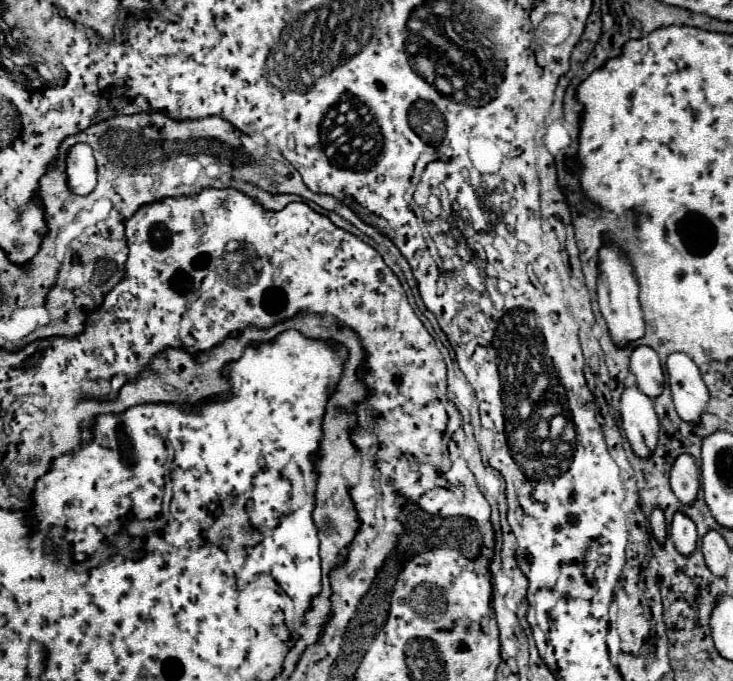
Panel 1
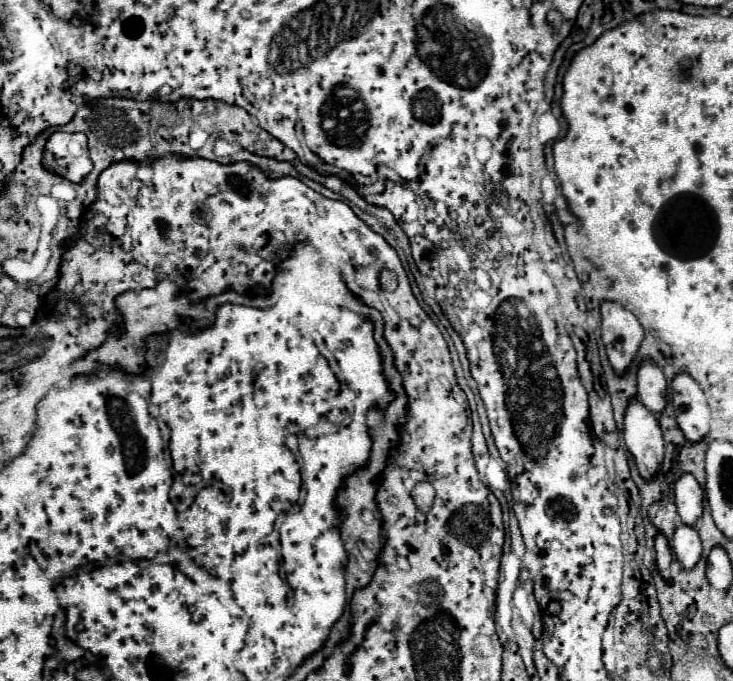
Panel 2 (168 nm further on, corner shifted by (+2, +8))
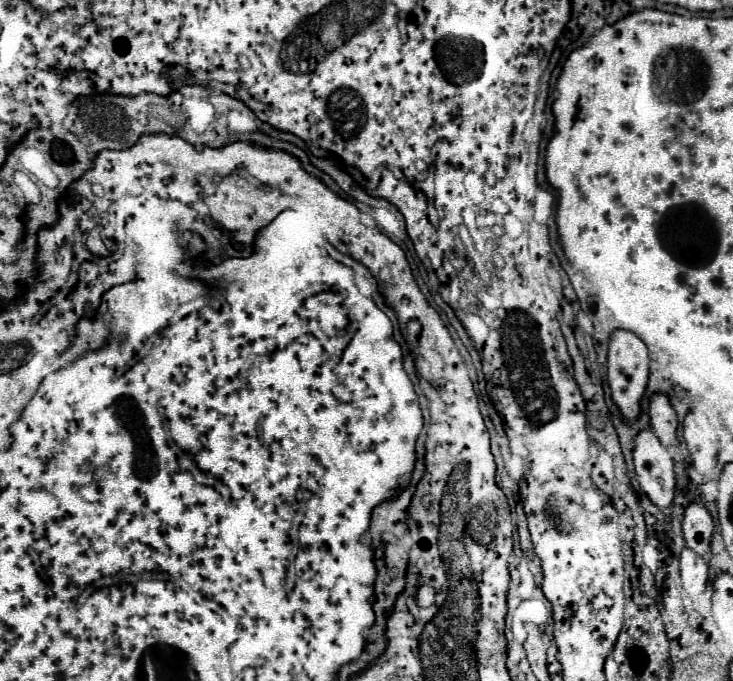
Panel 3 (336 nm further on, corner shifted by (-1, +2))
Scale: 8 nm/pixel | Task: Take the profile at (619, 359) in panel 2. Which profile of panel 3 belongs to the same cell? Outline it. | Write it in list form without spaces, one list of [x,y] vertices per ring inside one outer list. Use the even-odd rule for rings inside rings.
[[[616,329],[610,335],[610,345],[608,345],[608,385],[612,391],[612,399],[618,405],[622,417],[626,421],[634,421],[640,413],[640,399],[646,389],[648,381],[648,347],[646,343],[638,337],[632,335],[632,331]]]

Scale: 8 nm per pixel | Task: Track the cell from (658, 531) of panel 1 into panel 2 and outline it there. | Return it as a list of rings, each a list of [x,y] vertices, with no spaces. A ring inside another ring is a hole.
[[[657,535],[655,537],[655,551],[657,551],[657,571],[659,571],[659,575],[667,581],[667,583],[671,583],[671,561],[673,561],[673,555],[671,555],[671,549],[669,549],[669,545],[667,545],[667,539],[665,539],[665,535]]]

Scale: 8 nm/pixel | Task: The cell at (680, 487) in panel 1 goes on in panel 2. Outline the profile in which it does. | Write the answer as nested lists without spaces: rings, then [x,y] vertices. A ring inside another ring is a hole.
[[[683,475],[675,483],[675,505],[683,525],[693,527],[703,513],[703,491],[693,475]]]

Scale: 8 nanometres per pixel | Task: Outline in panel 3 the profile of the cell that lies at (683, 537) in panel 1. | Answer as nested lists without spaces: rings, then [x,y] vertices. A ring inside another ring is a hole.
[[[684,547],[680,553],[680,573],[682,573],[682,587],[686,591],[702,593],[708,583],[708,565],[700,559],[692,549]]]

